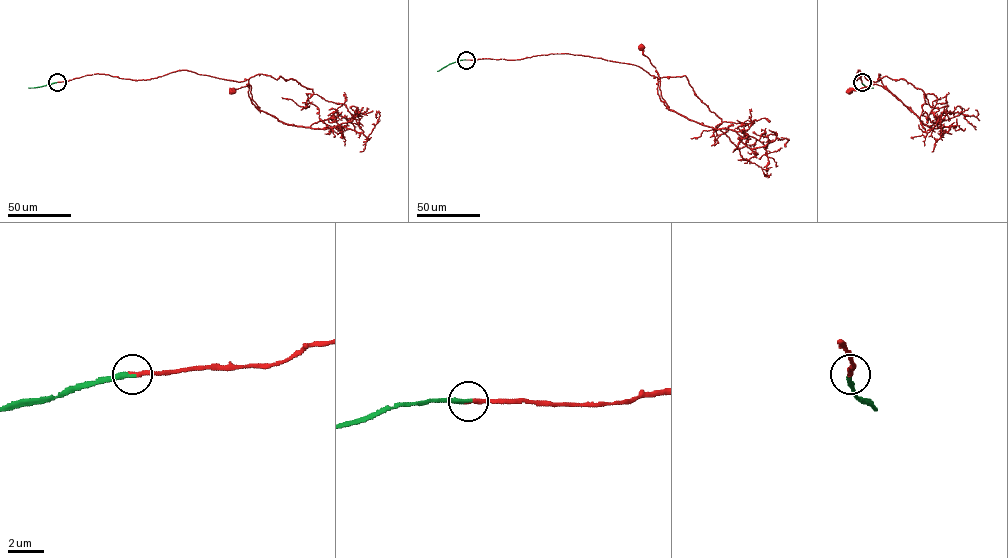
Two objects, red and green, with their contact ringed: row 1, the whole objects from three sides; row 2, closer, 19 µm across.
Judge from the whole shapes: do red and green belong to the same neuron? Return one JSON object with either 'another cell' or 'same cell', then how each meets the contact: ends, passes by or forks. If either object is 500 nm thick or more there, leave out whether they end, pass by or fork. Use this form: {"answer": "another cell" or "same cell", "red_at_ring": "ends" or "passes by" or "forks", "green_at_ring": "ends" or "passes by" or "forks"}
{"answer": "same cell", "red_at_ring": "ends", "green_at_ring": "ends"}

